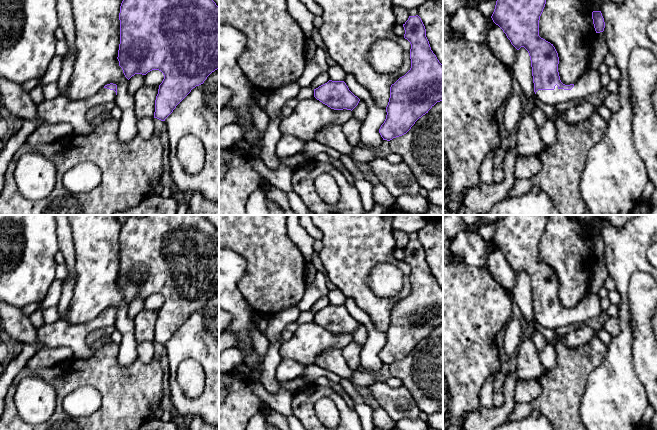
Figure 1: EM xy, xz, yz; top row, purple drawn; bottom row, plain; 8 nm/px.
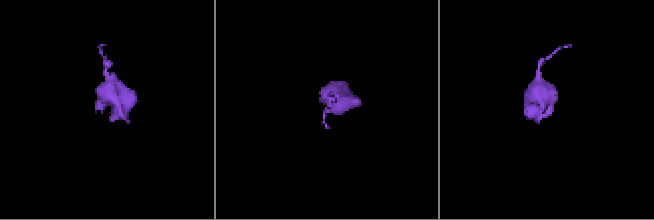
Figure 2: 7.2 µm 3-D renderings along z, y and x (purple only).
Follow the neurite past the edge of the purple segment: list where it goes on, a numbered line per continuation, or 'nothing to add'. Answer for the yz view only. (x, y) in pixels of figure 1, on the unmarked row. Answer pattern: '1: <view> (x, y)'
1: yz (589, 306)

